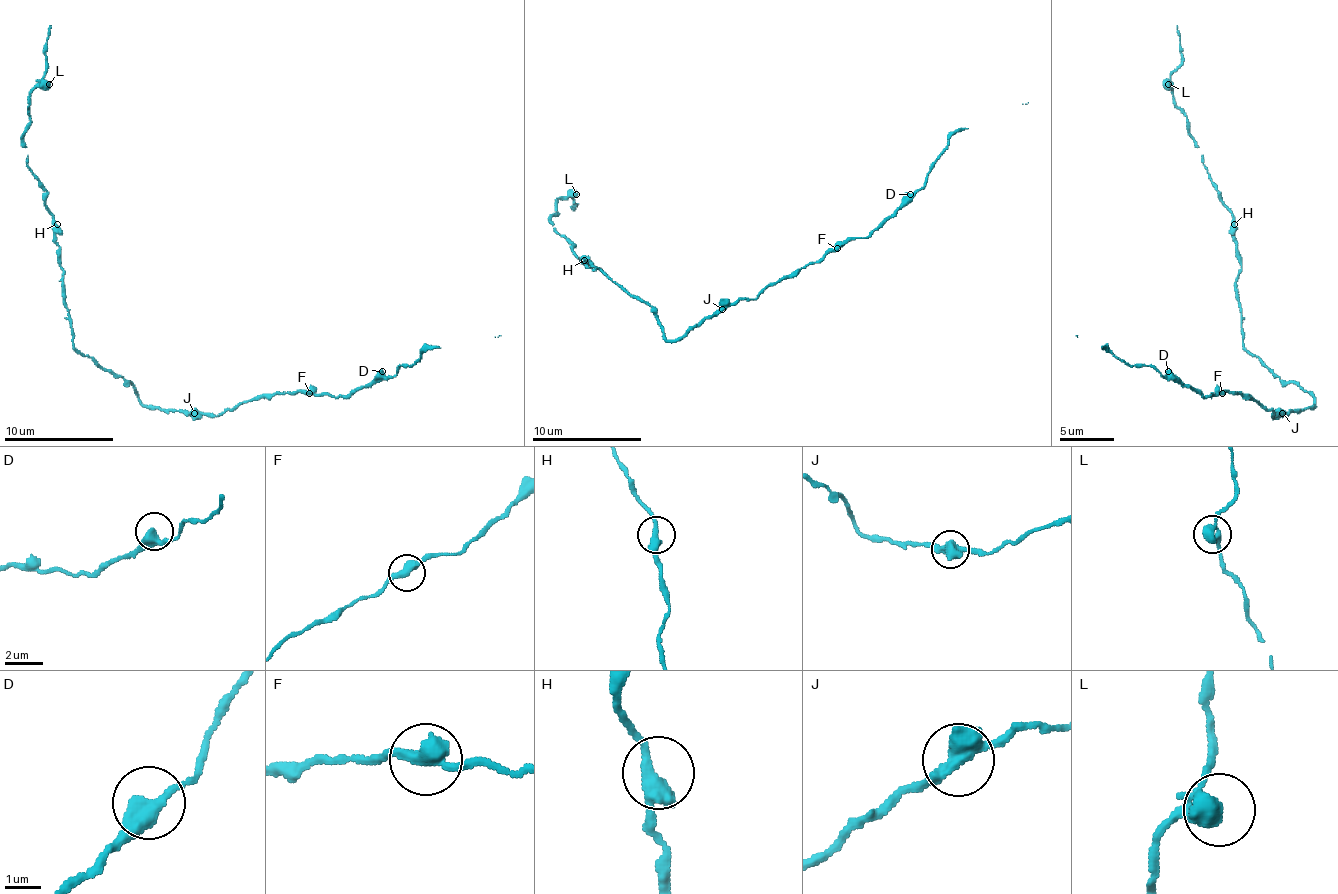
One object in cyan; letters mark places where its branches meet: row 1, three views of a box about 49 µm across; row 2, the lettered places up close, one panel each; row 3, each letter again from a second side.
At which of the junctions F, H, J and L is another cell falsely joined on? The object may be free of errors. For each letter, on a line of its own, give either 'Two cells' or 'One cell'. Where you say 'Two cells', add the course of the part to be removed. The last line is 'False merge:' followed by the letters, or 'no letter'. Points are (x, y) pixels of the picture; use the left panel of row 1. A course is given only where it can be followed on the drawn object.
F: One cell
H: One cell
J: One cell
L: One cell
False merge: no letter

